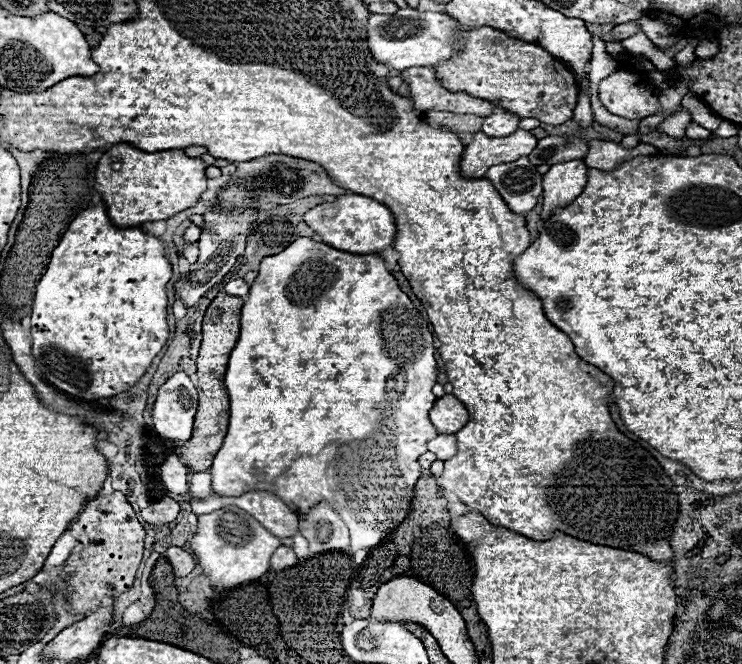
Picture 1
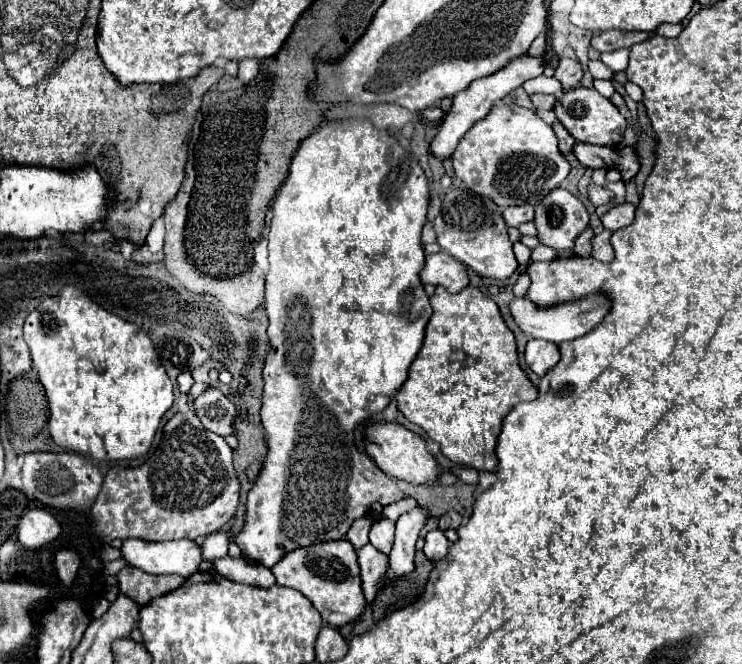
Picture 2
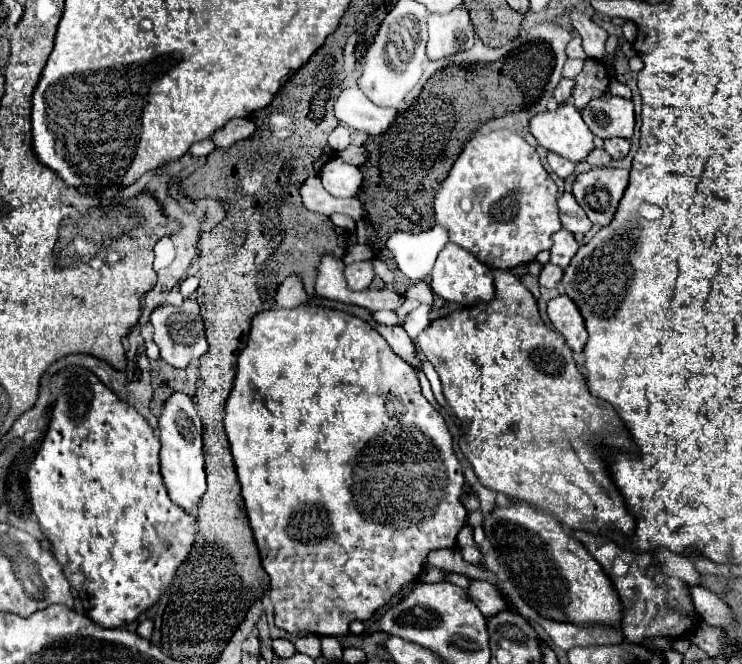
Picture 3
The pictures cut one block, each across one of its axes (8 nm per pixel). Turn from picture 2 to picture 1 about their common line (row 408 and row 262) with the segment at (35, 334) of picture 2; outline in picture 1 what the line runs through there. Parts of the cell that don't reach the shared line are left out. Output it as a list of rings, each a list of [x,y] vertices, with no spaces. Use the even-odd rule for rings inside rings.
[[[102,204],[94,206],[94,208],[86,208],[82,210],[68,226],[68,230],[64,232],[60,244],[54,248],[52,256],[50,256],[50,264],[46,268],[46,272],[42,274],[42,278],[36,284],[36,294],[34,294],[34,304],[32,304],[32,354],[36,364],[40,366],[42,374],[46,376],[46,380],[50,384],[54,384],[58,390],[82,398],[82,400],[100,400],[100,398],[112,398],[120,392],[130,390],[140,378],[142,374],[148,372],[152,360],[158,356],[158,352],[164,348],[166,340],[168,340],[168,282],[172,278],[172,268],[170,262],[166,258],[166,246],[162,244],[162,240],[148,236],[146,232],[142,232],[140,228],[118,228],[110,222],[106,210]]]

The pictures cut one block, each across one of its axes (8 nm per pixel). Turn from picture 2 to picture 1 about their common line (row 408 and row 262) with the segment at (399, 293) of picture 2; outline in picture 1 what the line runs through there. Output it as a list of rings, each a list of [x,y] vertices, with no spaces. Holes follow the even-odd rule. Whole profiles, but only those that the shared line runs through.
[[[298,238],[280,254],[268,256],[260,262],[258,278],[250,286],[248,300],[242,306],[242,326],[240,338],[230,354],[230,366],[226,370],[226,390],[230,396],[230,424],[222,448],[214,456],[212,492],[224,496],[242,496],[252,490],[266,490],[278,494],[288,506],[296,508],[298,514],[308,514],[320,502],[330,504],[346,522],[352,534],[354,552],[372,550],[394,532],[406,518],[414,494],[414,484],[420,478],[418,458],[428,452],[428,442],[438,436],[438,430],[428,418],[436,396],[432,386],[438,378],[438,362],[434,360],[434,340],[428,322],[416,310],[412,300],[400,290],[396,278],[384,266],[382,256],[376,254],[350,254],[336,250],[324,242],[314,242],[312,238]]]

